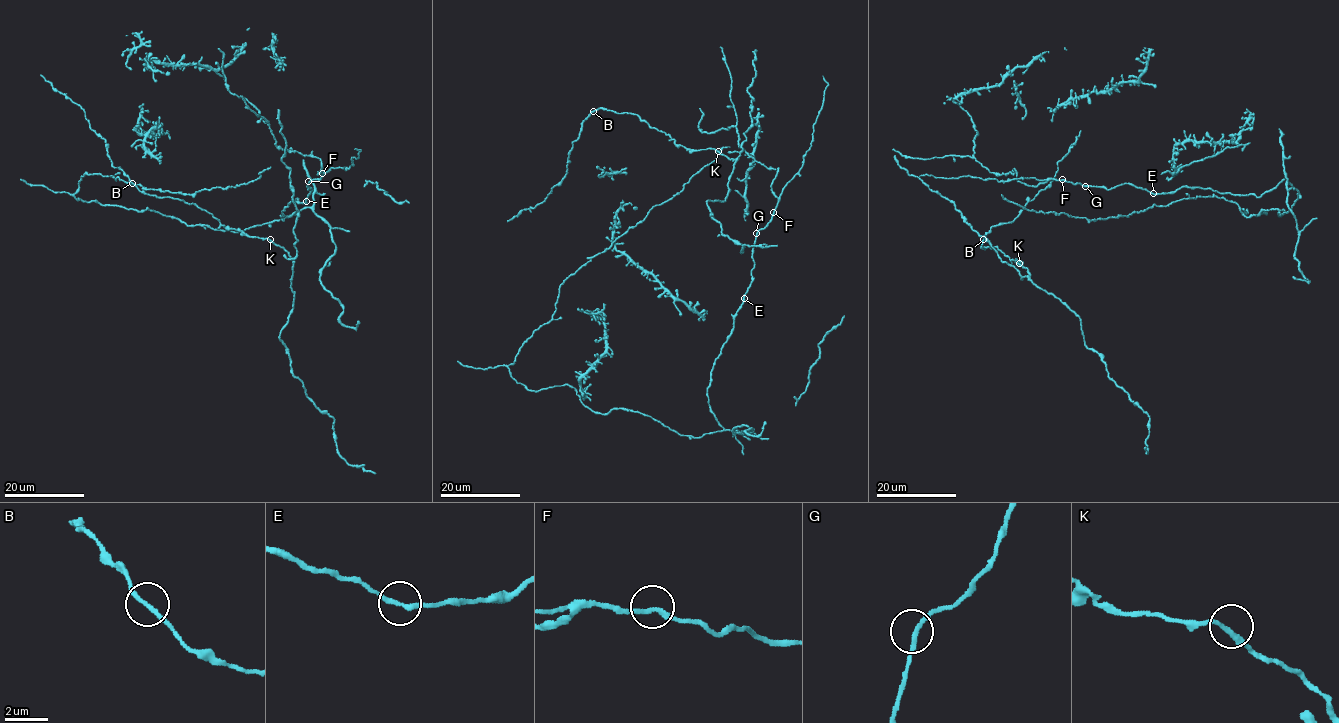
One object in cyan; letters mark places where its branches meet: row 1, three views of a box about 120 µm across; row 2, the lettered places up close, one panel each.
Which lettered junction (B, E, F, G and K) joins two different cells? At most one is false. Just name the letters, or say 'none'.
none

